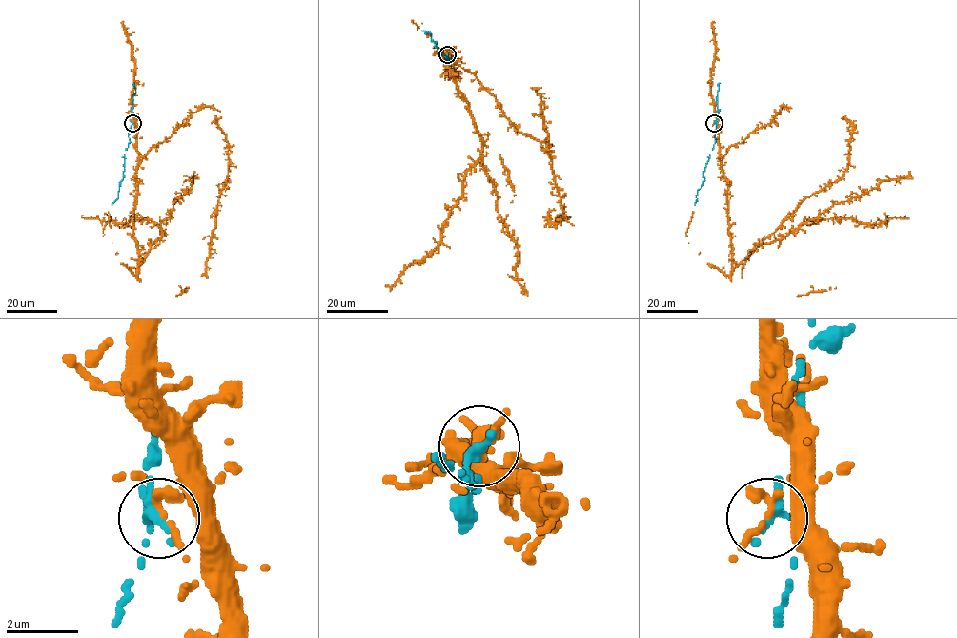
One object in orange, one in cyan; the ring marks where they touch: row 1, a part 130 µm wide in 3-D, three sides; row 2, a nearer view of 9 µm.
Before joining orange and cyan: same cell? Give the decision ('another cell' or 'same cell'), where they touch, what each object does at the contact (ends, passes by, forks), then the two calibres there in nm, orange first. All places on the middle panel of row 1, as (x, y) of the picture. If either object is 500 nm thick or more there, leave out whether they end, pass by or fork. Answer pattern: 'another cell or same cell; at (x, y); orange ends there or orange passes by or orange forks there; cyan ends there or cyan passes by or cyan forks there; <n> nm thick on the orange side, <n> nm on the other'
same cell; at (447, 54); orange ends there; cyan ends there; 280 nm thick on the orange side, 360 nm on the other

